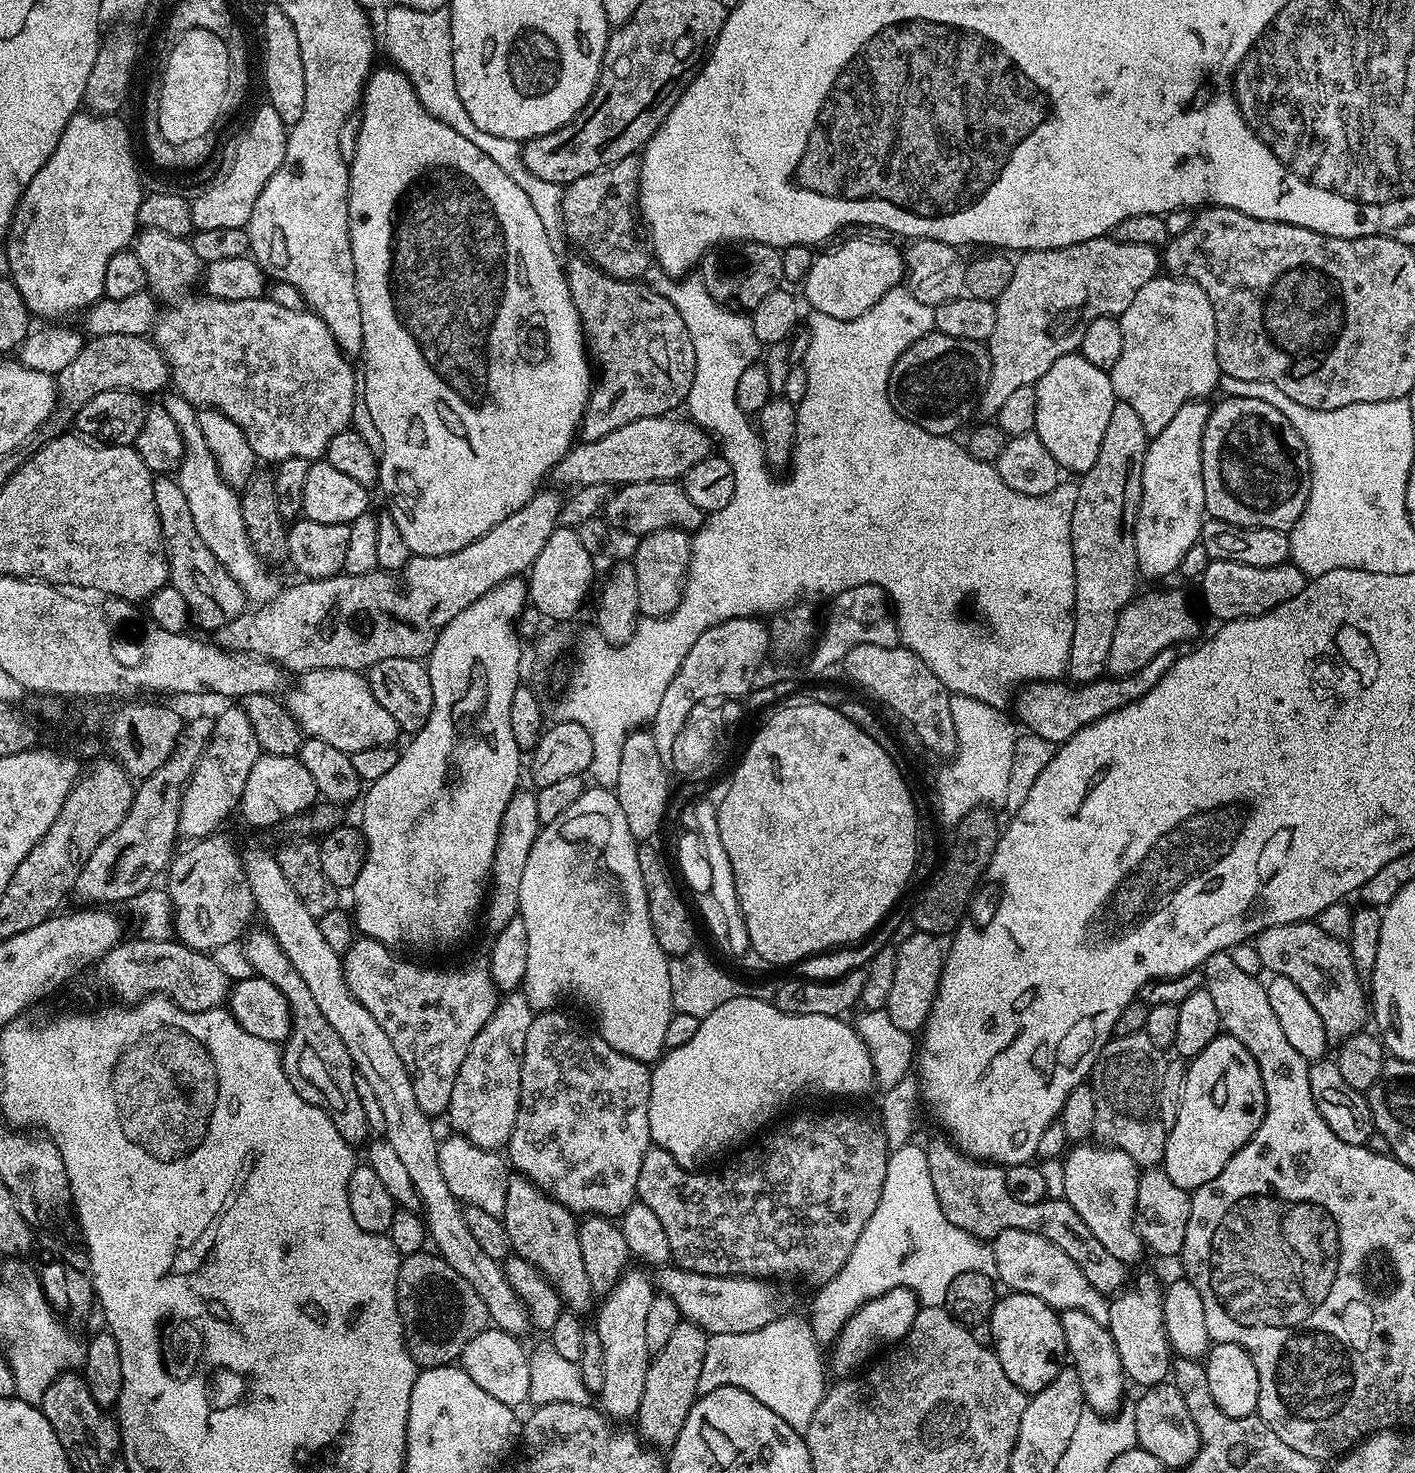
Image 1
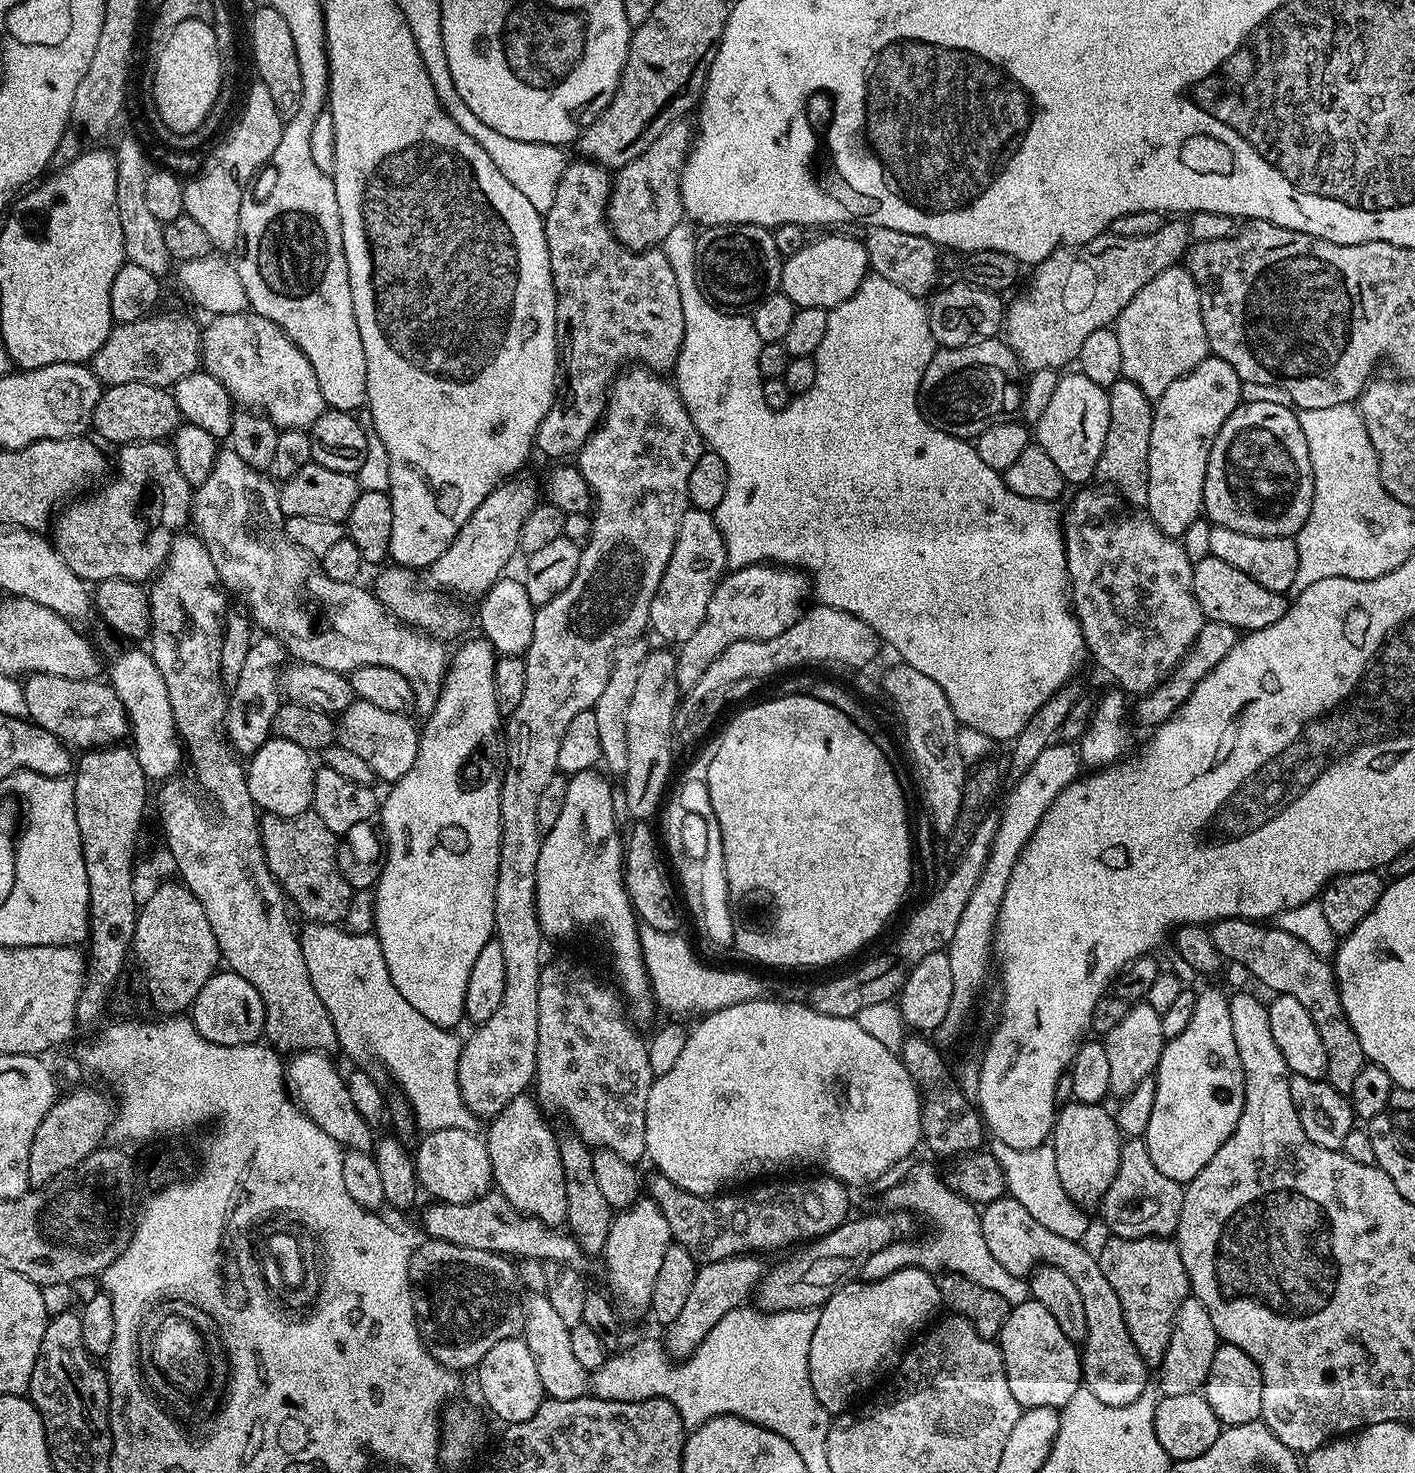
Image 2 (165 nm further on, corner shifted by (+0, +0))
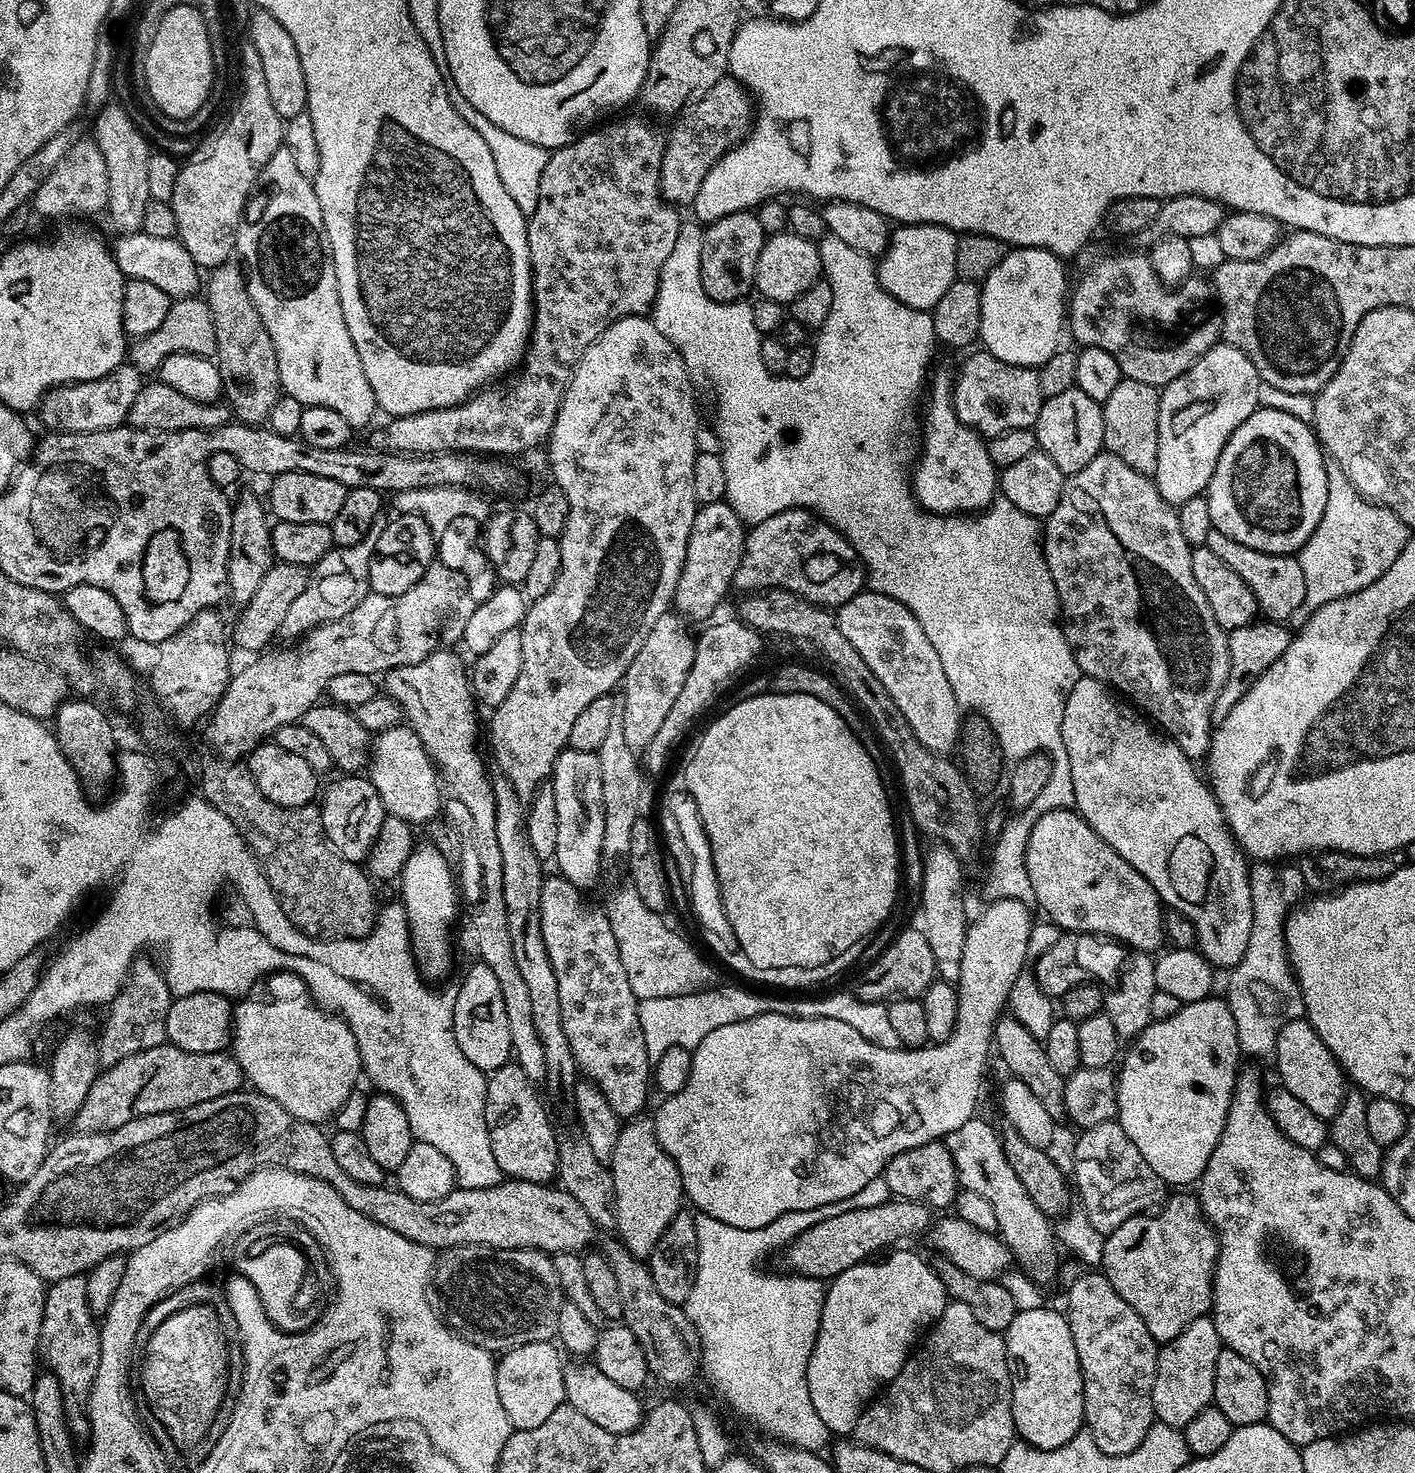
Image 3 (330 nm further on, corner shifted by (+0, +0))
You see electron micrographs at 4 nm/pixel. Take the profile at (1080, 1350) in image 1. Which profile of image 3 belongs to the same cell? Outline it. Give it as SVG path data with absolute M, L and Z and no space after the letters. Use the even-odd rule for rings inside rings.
M974 1118L966 1122L966 1126L958 1126L958 1130L954 1130L946 1138L948 1149L954 1158L956 1177L960 1179L960 1188L966 1192L982 1194L982 1198L990 1202L998 1235L1012 1251L1013 1261L1022 1266L1034 1283L1046 1286L1051 1280L1053 1282L1057 1279L1058 1244L1054 1239L1053 1221L1038 1208L1007 1161L1001 1133L980 1119Z

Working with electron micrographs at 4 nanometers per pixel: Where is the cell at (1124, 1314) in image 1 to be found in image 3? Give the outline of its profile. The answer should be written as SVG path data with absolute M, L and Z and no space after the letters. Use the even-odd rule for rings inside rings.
M1169 1195L1155 1210L1149 1211L1147 1214L1126 1218L1126 1222L1122 1222L1122 1226L1118 1226L1113 1232L1107 1233L1104 1236L1104 1249L1099 1265L1103 1276L1110 1282L1110 1286L1114 1286L1114 1290L1118 1290L1118 1298L1122 1298L1122 1302L1126 1302L1126 1306L1130 1306L1130 1310L1134 1310L1134 1314L1138 1314L1138 1318L1142 1318L1142 1322L1146 1322L1146 1330L1150 1330L1150 1334L1160 1346L1169 1344L1174 1338L1178 1338L1178 1334L1182 1334L1182 1330L1186 1330L1186 1326L1190 1326L1190 1322L1194 1322L1194 1318L1202 1318L1211 1313L1212 1275L1216 1273L1216 1259L1220 1253L1220 1237L1208 1223L1208 1219L1204 1217L1199 1199L1195 1195L1171 1196Z

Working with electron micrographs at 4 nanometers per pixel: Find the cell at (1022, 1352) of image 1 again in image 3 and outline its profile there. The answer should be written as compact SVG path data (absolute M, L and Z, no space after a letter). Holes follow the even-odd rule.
M1051 1306L1017 1311L1014 1322L1010 1322L1007 1332L1003 1333L1006 1354L1008 1355L1008 1369L1012 1371L1012 1417L1016 1427L1016 1435L1023 1443L1034 1446L1038 1450L1058 1450L1058 1446L1066 1446L1070 1438L1074 1438L1085 1427L1084 1422L1084 1379L1078 1362L1078 1350L1074 1350L1074 1334L1070 1334L1067 1315L1063 1311L1055 1312Z

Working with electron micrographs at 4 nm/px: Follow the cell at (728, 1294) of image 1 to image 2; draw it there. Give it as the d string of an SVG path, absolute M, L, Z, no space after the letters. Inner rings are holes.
M884 1210L881 1216L856 1216L844 1221L842 1226L838 1226L830 1234L820 1236L817 1240L799 1247L789 1260L784 1260L781 1264L776 1264L767 1269L759 1284L756 1285L754 1293L755 1307L762 1312L781 1312L782 1310L806 1310L815 1308L817 1310L824 1307L824 1303L831 1298L842 1286L853 1283L860 1276L862 1266L891 1244L898 1244L901 1240L913 1235L909 1226L911 1220L905 1213L898 1210Z

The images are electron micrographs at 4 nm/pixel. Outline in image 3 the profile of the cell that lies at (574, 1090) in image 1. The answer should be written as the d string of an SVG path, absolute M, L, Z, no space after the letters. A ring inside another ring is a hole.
M559 874L545 875L542 882L542 894L540 895L540 926L542 930L542 942L546 944L546 954L550 960L550 966L554 970L554 978L558 980L558 1006L562 1012L562 1030L566 1032L566 1042L570 1044L570 1050L576 1059L577 1069L584 1072L589 1081L596 1085L598 1090L606 1098L616 1115L621 1118L636 1118L641 1115L644 1103L648 1100L648 1088L650 1092L650 1059L647 1054L646 1044L643 1042L642 1025L638 1018L638 1001L634 990L630 990L630 982L626 978L626 970L622 970L622 958L618 954L618 942L614 942L614 930L610 930L610 922L603 911L600 912L592 904L584 901L585 893L575 888L572 883Z

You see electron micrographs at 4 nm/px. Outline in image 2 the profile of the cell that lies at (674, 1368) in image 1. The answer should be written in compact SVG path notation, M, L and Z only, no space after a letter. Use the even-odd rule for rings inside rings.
M745 1254L742 1256L731 1256L722 1258L718 1262L699 1265L696 1269L694 1287L690 1290L690 1295L686 1297L686 1303L678 1318L674 1318L672 1324L667 1325L668 1337L663 1337L662 1343L667 1355L673 1361L685 1360L687 1356L692 1356L694 1350L726 1314L730 1314L732 1308L743 1308L749 1303L750 1295L755 1293L756 1285L759 1284L766 1271L766 1264L763 1264L761 1257L756 1254Z

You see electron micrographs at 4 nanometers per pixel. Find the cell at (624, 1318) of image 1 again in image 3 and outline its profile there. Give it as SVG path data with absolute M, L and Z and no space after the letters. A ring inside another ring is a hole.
M629 1119L621 1127L610 1161L616 1213L614 1232L620 1243L630 1250L630 1254L639 1258L650 1255L652 1247L658 1238L662 1238L668 1223L682 1211L686 1200L674 1158L662 1150L656 1137L655 1123L651 1119L644 1119Z

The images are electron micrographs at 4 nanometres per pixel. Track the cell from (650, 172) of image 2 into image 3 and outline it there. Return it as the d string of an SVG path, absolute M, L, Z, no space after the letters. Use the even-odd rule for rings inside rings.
M730 74L724 75L721 80L714 82L710 90L706 90L703 98L698 98L694 107L687 109L675 121L672 133L667 133L664 142L664 157L662 158L662 170L660 171L660 193L665 200L673 206L680 204L695 205L696 195L702 186L702 178L710 174L710 170L725 156L731 148L735 148L745 136L748 135L754 119L754 100L747 88L739 84Z

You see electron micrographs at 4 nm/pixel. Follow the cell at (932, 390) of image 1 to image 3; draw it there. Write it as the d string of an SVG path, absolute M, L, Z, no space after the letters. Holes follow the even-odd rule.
M983 350L965 358L952 385L952 401L958 418L985 438L1011 428L1032 428L1038 422L1045 399L1037 369L1007 364Z

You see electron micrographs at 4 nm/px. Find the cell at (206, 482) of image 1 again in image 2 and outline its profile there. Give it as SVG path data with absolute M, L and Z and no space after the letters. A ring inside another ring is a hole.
M231 450L217 451L210 478L199 484L190 500L191 523L196 523L195 531L206 550L210 550L210 558L220 575L220 583L229 593L237 592L244 599L243 607L255 627L267 635L277 636L293 661L345 674L362 666L386 666L410 682L410 690L414 690L416 699L415 711L431 714L440 697L444 675L448 672L449 649L444 649L447 647L435 636L403 624L384 607L375 591L368 589L367 592L360 582L331 580L321 568L317 557L302 550L302 546L294 546L294 542L286 538L284 518L279 487L261 469L242 462L242 458L238 458L238 454Z

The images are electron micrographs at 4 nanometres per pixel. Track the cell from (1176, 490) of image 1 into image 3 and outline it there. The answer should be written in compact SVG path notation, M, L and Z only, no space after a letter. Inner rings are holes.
M1218 342L1174 382L1160 389L1158 406L1158 466L1156 489L1166 502L1179 506L1207 493L1214 466L1230 442L1230 434L1250 418L1257 408L1258 386L1262 383L1254 362L1234 346Z

